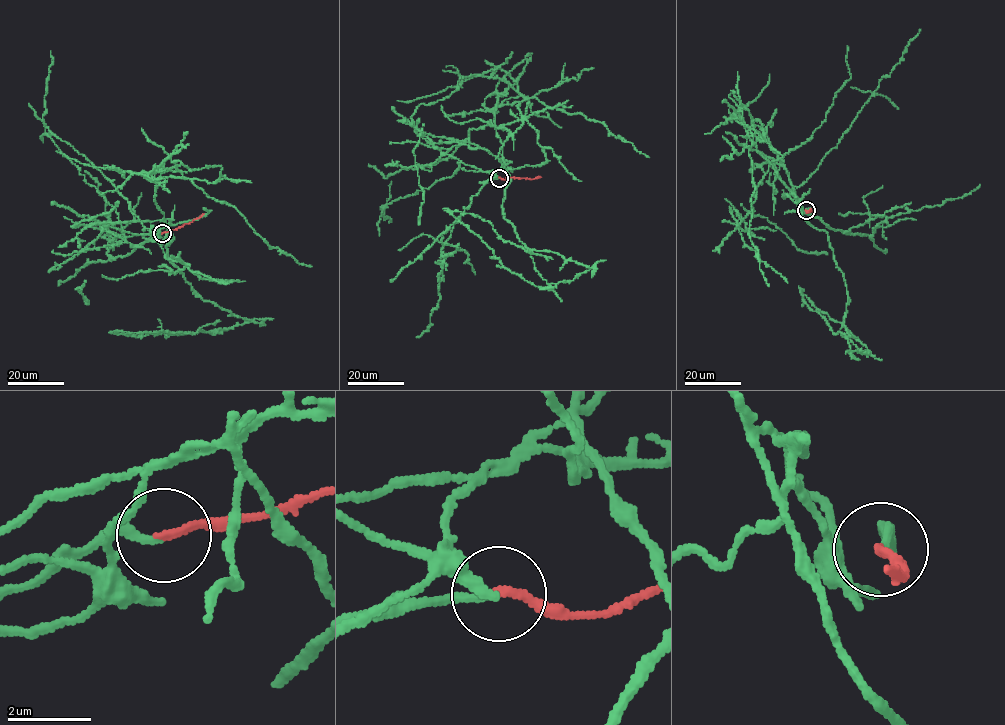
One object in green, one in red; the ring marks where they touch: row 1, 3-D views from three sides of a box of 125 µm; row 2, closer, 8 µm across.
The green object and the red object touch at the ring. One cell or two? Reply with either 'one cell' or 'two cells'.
two cells

